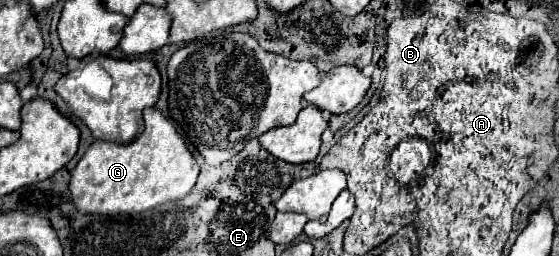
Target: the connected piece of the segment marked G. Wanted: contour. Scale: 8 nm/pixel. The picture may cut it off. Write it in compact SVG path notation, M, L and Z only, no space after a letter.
M154 107L144 109L144 123L144 133L132 143L118 145L112 141L94 141L88 147L78 165L72 169L68 185L76 211L88 215L140 213L188 195L198 179L200 167L184 139Z

